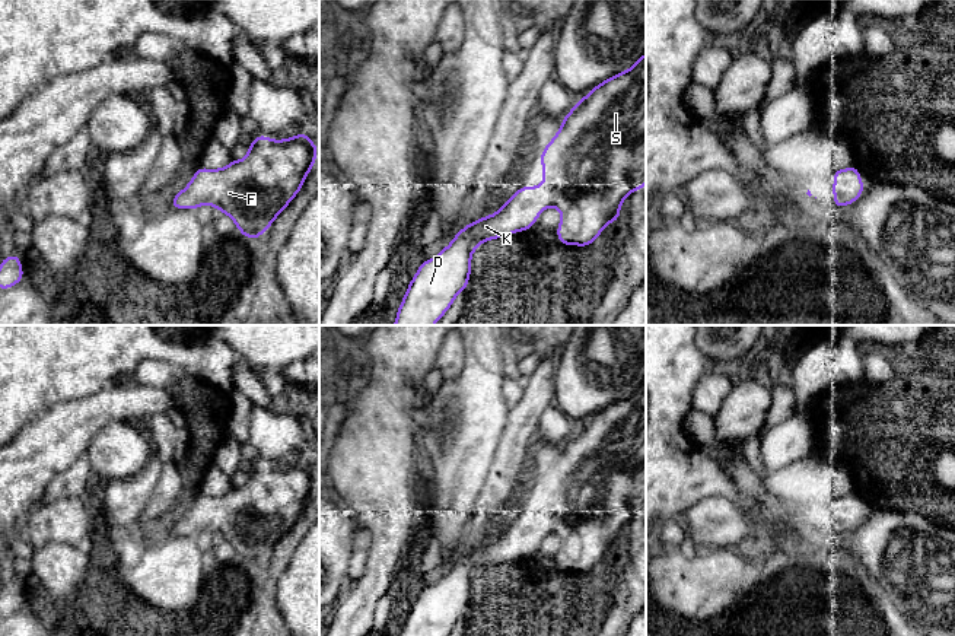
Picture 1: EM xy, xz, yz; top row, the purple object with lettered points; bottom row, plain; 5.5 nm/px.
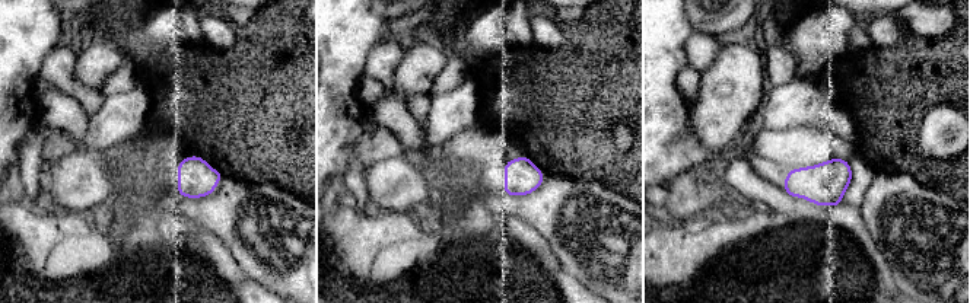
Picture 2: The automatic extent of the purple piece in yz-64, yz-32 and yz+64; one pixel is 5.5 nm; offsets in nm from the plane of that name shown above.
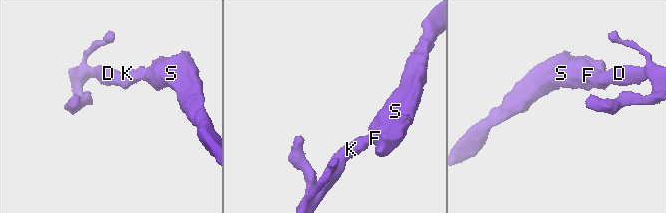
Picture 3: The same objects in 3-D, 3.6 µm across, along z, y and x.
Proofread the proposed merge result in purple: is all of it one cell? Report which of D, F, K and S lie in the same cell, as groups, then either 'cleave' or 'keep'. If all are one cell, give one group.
D F K S | keep

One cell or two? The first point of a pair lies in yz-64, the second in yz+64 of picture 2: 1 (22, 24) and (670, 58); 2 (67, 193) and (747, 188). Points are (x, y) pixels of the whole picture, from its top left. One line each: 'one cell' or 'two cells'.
1: one cell
2: two cells

